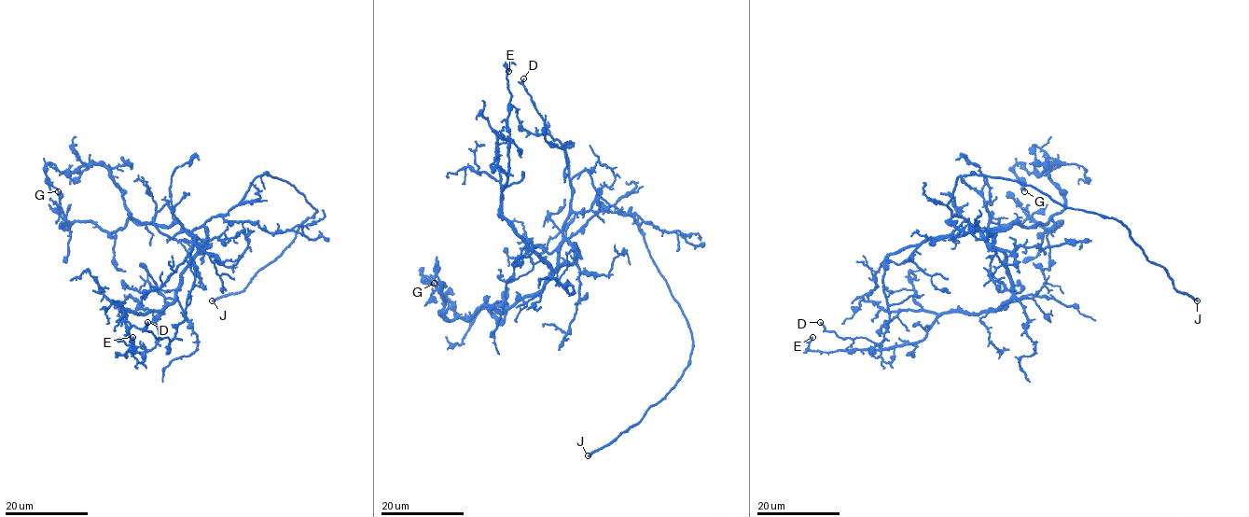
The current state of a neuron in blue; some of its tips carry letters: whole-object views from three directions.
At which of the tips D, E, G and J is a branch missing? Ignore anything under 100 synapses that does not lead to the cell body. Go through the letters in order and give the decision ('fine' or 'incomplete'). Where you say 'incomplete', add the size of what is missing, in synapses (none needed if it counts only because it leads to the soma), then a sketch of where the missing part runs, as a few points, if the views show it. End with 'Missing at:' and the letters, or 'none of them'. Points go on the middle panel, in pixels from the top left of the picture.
D: fine
E: fine
G: fine
J: incomplete
Missing at: J

